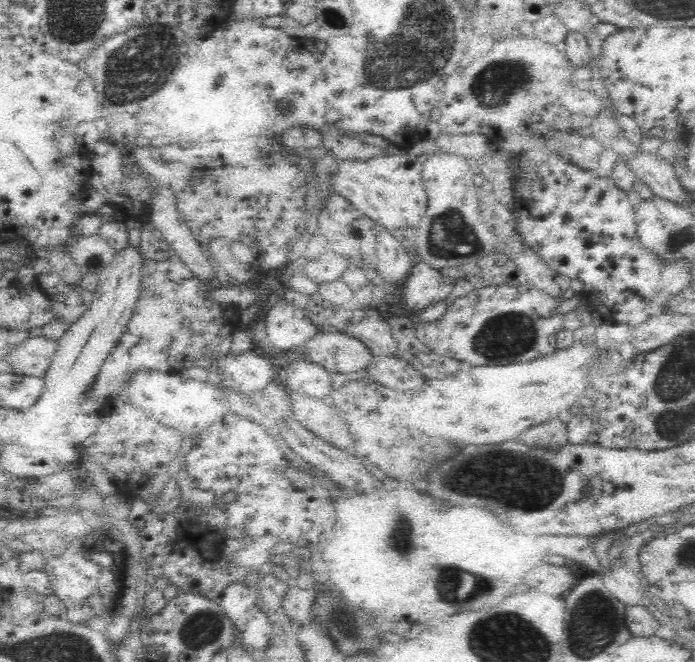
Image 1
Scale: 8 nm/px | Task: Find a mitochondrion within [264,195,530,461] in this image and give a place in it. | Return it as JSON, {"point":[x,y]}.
{"point":[451,231]}

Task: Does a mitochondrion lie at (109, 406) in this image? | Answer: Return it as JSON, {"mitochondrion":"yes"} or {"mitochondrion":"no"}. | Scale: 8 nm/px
{"mitochondrion":"no"}

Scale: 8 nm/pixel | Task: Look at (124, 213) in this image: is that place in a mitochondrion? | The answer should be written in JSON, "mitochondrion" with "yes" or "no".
{"mitochondrion":"no"}

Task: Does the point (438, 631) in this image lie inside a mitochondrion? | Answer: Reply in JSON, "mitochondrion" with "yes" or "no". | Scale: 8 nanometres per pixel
{"mitochondrion":"no"}

